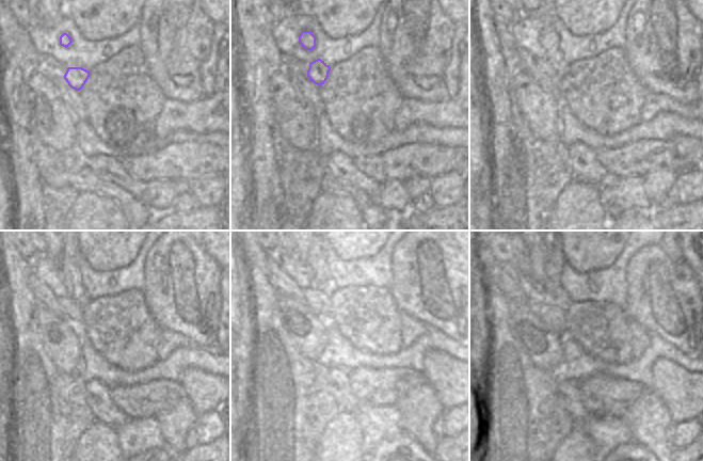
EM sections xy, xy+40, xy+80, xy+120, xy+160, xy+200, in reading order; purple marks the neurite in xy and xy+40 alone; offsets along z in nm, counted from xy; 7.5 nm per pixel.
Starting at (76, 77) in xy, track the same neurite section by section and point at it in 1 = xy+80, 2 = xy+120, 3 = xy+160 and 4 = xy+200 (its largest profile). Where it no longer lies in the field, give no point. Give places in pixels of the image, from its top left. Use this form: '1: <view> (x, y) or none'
1: xy+80 (548, 38)
2: xy+120 (68, 263)
3: xy+160 (314, 274)
4: xy+200 (561, 277)

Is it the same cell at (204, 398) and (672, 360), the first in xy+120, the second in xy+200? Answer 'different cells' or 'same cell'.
same cell

